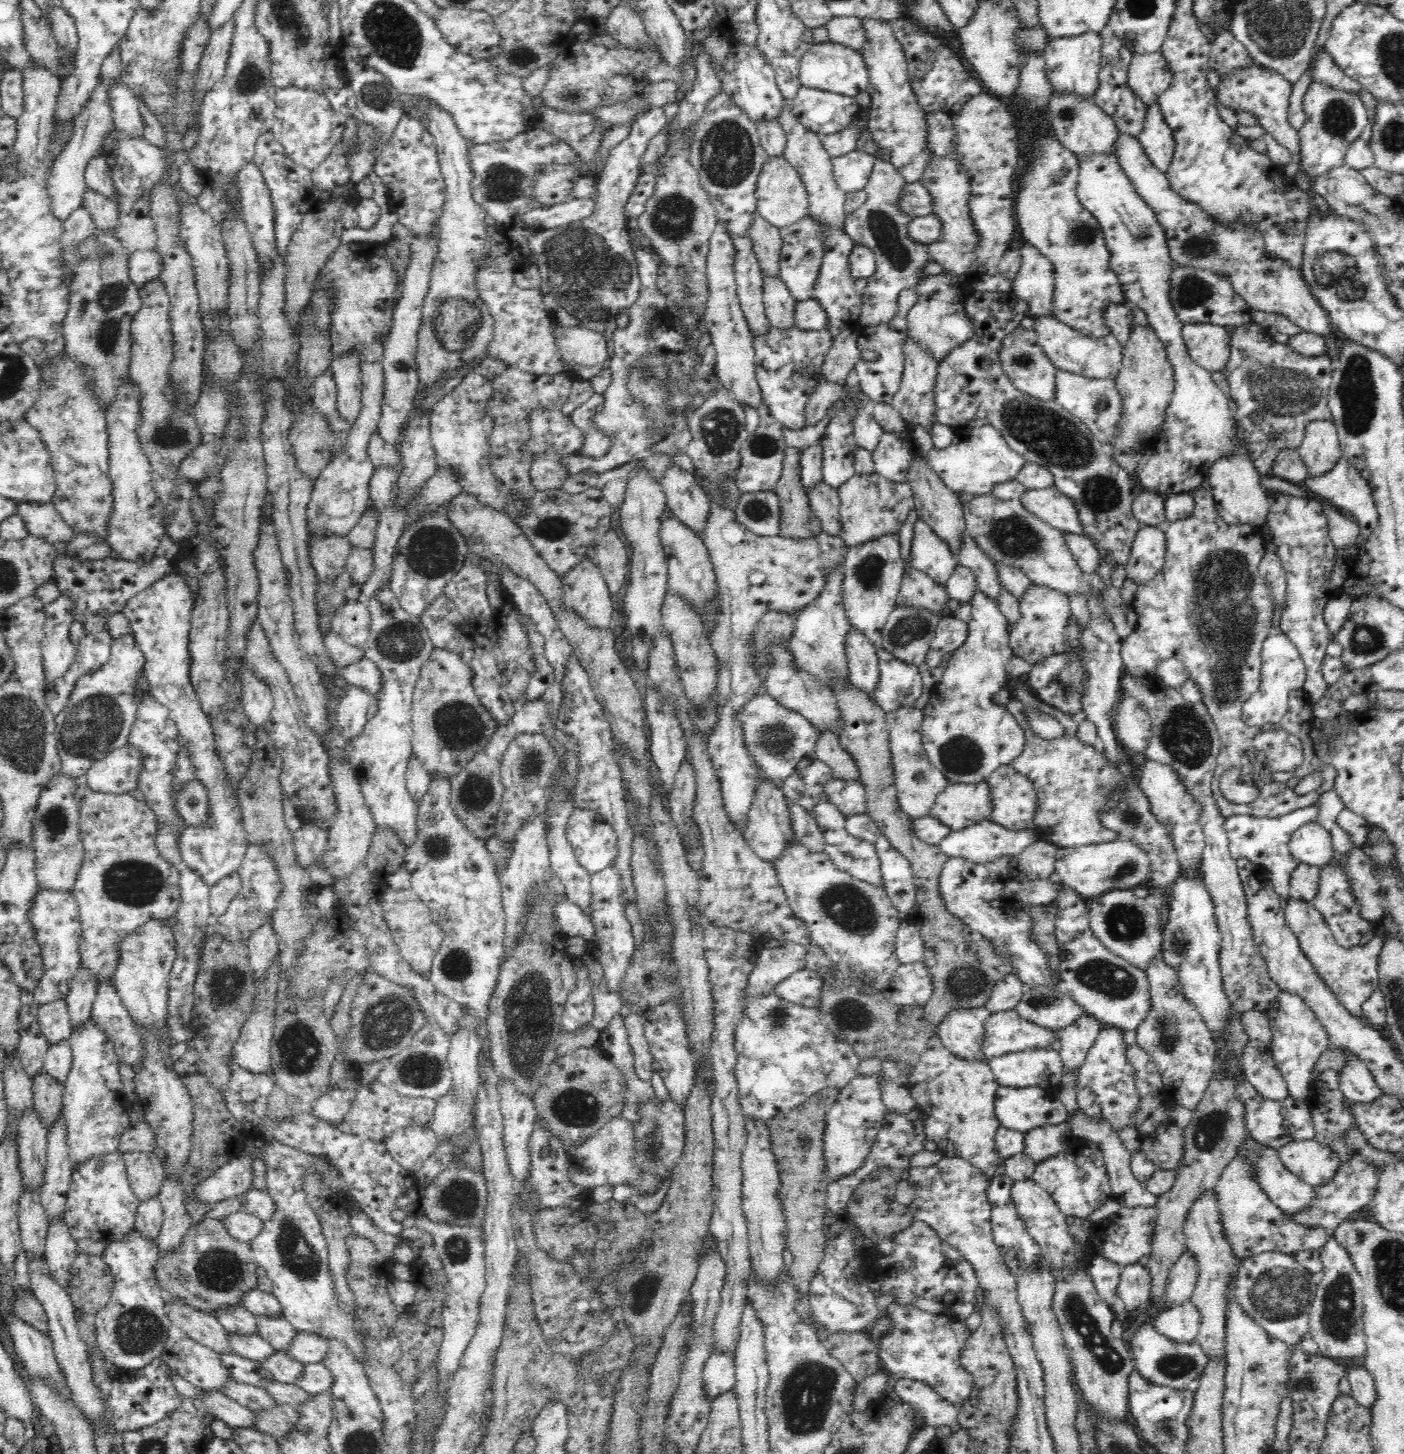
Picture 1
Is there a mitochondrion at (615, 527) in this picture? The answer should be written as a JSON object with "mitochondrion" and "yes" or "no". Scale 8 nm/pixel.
{"mitochondrion":"no"}

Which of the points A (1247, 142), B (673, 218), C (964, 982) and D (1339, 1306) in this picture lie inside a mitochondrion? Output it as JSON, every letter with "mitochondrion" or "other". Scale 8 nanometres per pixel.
{"A":"other","B":"mitochondrion","C":"mitochondrion","D":"mitochondrion"}

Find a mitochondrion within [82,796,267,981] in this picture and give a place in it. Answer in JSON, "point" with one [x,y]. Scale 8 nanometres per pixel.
{"point":[134,883]}

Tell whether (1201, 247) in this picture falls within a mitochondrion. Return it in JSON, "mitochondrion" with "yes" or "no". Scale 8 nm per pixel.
{"mitochondrion":"yes"}

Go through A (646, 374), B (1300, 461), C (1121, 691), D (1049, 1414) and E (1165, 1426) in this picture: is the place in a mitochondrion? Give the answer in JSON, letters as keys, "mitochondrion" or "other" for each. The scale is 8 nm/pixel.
{"A":"mitochondrion","B":"other","C":"other","D":"other","E":"mitochondrion"}

